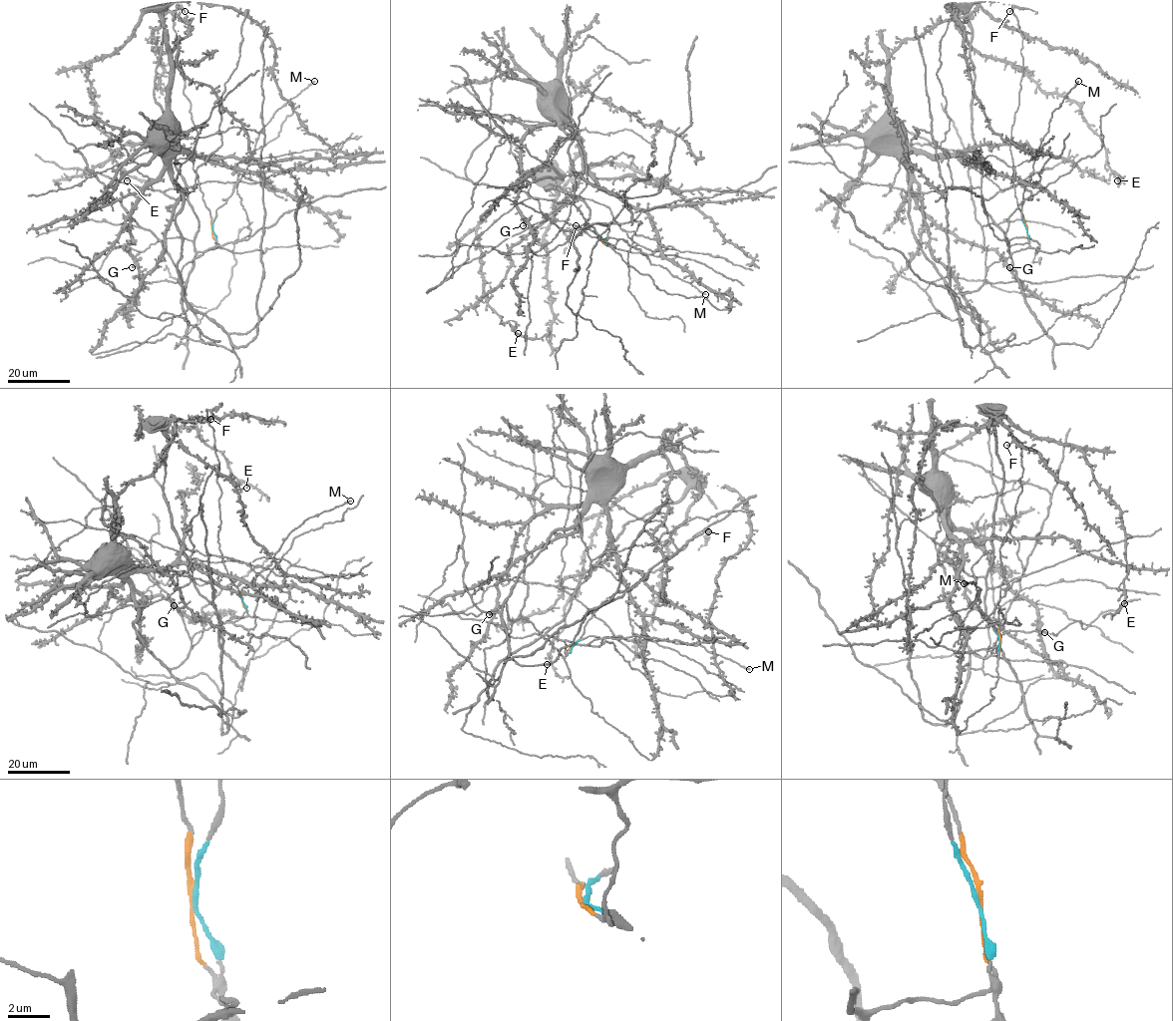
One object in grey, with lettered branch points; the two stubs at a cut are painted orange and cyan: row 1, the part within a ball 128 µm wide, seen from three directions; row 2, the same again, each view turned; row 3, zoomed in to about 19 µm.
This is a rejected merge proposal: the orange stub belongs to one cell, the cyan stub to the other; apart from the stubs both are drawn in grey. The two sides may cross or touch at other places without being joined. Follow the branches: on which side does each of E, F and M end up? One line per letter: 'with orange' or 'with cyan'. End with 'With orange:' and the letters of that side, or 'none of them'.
E: with orange
F: with orange
M: with cyan
With orange: E, F

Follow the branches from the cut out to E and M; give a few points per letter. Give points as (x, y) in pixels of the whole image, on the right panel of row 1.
E: (1026, 228), (1028, 241), (1008, 251), (982, 199), (961, 11), (956, 24), (981, 54), (1079, 107), (1117, 180)
M: (1026, 228), (1021, 215), (1023, 192), (1030, 177), (1041, 139), (1048, 132), (1051, 113), (1078, 81)

